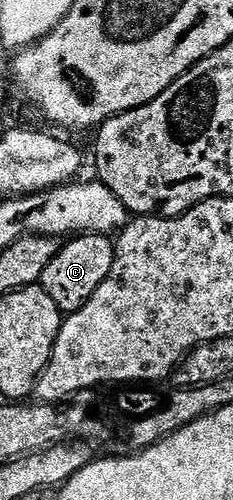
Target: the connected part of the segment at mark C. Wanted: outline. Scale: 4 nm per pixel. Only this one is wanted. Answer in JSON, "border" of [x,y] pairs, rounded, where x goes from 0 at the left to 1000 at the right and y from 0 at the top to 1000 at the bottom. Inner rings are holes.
{"border":[[[330,468],[283,478],[258,500],[202,524],[202,540],[185,540],[167,574],[219,588],[219,604],[266,628],[339,620],[382,602],[391,588],[442,572],[442,556],[476,548],[476,532],[502,506],[489,482],[451,468]]]}

